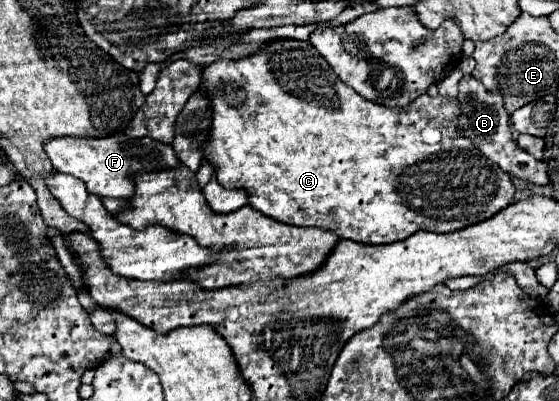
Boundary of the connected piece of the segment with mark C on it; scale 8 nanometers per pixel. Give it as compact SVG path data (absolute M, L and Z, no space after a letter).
M270 40L250 56L244 56L238 60L218 58L216 62L202 66L202 82L198 90L208 98L210 112L212 112L210 114L212 126L200 150L204 152L204 158L214 166L214 174L218 182L224 188L244 188L250 196L250 206L278 222L292 224L292 226L316 226L322 230L330 230L338 238L348 238L348 240L362 242L362 244L392 244L398 240L406 240L418 230L454 232L454 230L466 228L470 224L476 224L476 222L482 222L494 216L498 210L506 208L512 202L514 186L510 182L510 176L502 172L498 166L494 166L488 158L482 158L482 154L478 154L478 150L470 146L470 140L458 134L456 116L460 110L458 110L456 98L444 98L444 96L430 98L428 94L422 94L418 100L410 102L406 108L400 108L400 110L384 108L382 104L374 104L362 98L360 94L356 94L350 86L346 86L330 70L330 66L326 66L326 60L314 50L314 46L310 46L310 42Z

